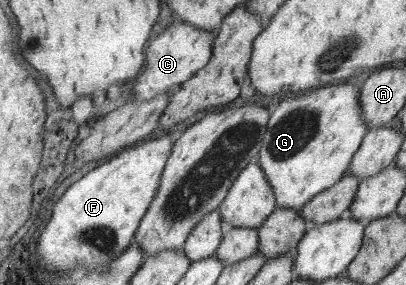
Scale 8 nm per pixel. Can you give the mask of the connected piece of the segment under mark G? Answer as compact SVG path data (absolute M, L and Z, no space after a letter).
M349 81L311 91L307 95L302 92L282 98L271 114L258 155L259 164L275 190L278 207L301 210L315 196L337 185L348 173L368 131L369 125L362 112L361 89Z

